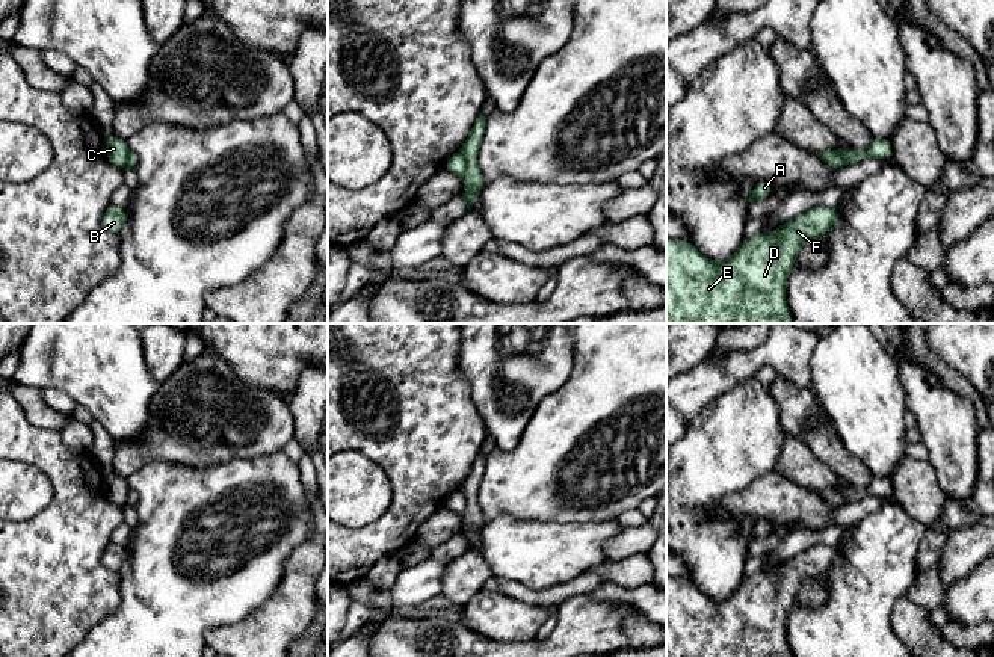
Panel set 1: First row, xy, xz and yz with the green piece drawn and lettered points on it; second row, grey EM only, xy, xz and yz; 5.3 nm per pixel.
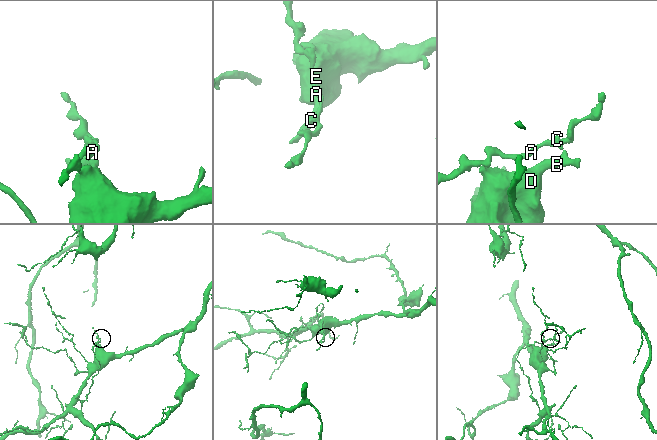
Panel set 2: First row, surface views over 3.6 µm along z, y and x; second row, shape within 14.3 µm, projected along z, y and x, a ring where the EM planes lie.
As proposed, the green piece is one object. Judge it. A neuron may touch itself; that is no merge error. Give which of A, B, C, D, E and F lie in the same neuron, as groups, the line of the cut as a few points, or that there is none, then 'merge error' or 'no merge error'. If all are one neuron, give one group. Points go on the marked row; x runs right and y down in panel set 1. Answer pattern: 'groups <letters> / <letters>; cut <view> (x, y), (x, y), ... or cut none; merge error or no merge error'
groups A / B C D E F; cut xz (461, 151), (466, 160), (463, 177); merge error

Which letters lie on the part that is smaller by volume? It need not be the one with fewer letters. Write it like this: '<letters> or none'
A

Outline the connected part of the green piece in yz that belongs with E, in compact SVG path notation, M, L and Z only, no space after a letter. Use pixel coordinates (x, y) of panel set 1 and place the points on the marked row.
M813 207L773 233L742 242L725 261L704 257L692 242L666 239L666 323L792 323L786 285L802 245L838 225L838 208Z

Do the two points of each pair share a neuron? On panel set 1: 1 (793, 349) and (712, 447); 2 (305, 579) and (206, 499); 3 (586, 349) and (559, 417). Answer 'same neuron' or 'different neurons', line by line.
1: different neurons
2: different neurons
3: same neuron

